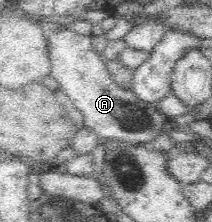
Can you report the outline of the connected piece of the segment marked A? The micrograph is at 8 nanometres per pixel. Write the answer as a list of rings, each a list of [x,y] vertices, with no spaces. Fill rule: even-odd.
[[[70,29],[49,35],[49,57],[51,57],[51,75],[59,81],[63,91],[83,113],[85,125],[98,137],[122,141],[137,145],[157,139],[157,135],[167,133],[171,121],[156,107],[139,101],[129,89],[121,89],[105,67],[105,60],[99,55],[91,39],[85,35],[73,33]]]

